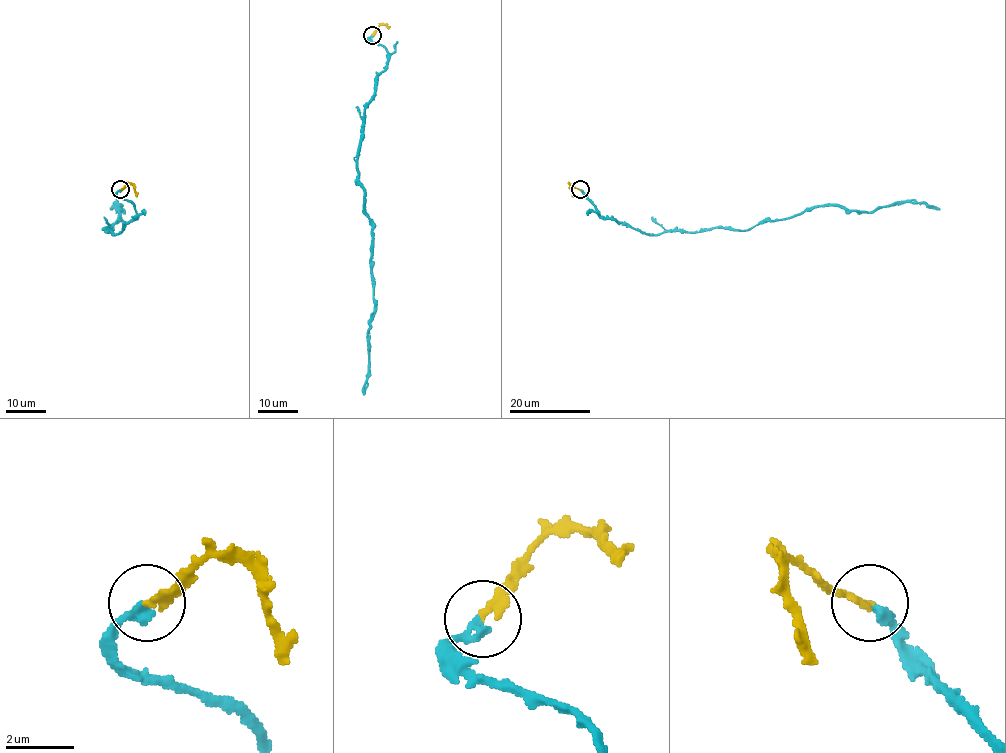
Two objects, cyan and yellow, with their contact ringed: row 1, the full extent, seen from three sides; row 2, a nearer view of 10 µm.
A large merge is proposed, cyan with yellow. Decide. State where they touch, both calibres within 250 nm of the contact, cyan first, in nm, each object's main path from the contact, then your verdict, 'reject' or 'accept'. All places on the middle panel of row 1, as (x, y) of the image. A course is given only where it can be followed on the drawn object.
at (372, 35); 280 nm thick on the cyan side, 240 nm on the other; cyan runs (372, 35), (368, 38), (389, 55), (363, 108), (358, 153), (358, 184), (371, 224), (374, 303), (363, 394); yellow runs (372, 34), (380, 25), (389, 28); accept

